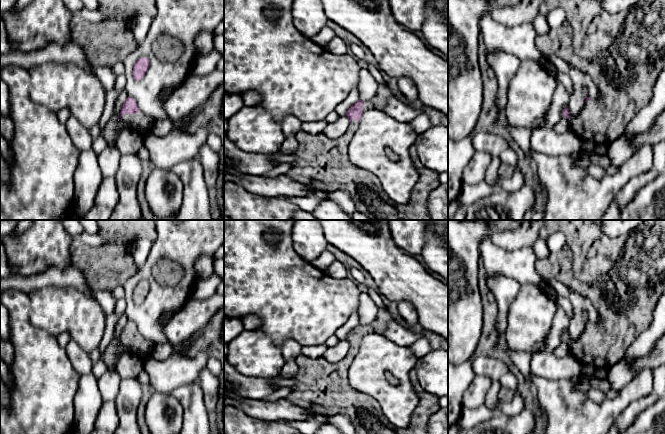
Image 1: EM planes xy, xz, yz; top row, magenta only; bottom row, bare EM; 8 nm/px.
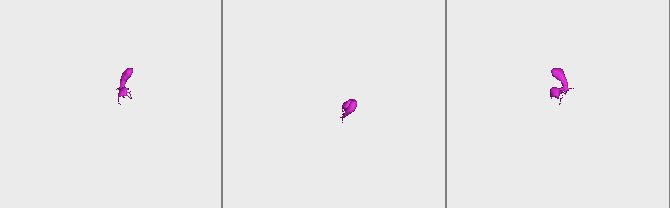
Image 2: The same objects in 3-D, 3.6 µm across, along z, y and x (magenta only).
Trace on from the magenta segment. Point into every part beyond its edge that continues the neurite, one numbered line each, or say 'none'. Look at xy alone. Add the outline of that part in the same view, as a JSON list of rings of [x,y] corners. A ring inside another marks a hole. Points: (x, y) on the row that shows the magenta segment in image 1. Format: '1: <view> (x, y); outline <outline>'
1: xy (142, 123); outline [[[141,110],[138,114],[124,114],[122,118],[129,129],[135,130],[143,135],[150,132],[154,119]]]

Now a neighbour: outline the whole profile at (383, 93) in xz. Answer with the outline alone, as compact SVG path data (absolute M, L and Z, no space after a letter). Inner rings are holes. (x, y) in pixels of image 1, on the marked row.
M383 84L378 86L376 95L371 101L373 103L374 108L384 111L388 99L392 97L394 97L392 91L389 89L389 87L386 84Z

